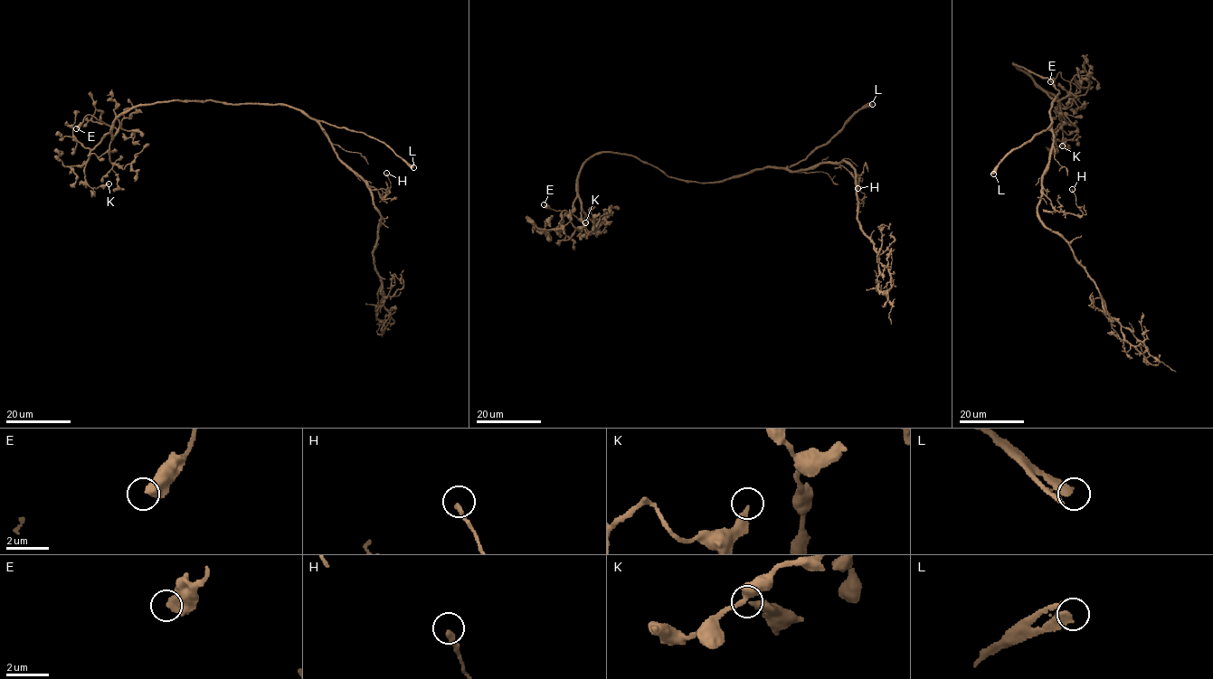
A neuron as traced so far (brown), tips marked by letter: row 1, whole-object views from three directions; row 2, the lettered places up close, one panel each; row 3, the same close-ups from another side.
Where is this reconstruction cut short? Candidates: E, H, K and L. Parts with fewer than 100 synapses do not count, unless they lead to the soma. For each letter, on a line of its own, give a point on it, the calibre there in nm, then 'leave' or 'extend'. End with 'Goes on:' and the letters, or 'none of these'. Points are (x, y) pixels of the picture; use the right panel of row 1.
E: (1050, 81) | 480 nm | leave
H: (1072, 189) | 200 nm | leave
K: (1062, 146) | 320 nm | leave
L: (993, 174) | 190 nm | extend
Goes on: L

